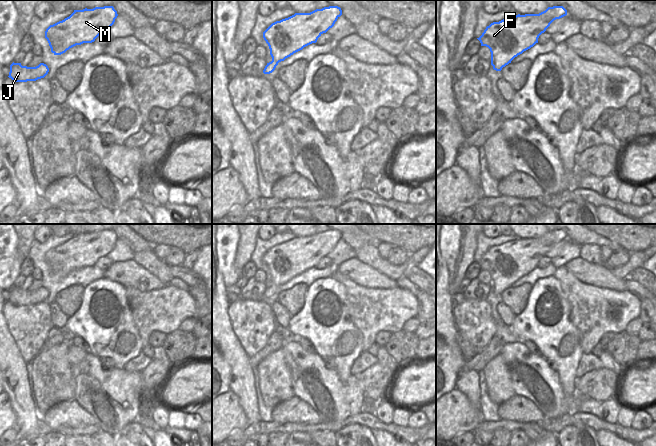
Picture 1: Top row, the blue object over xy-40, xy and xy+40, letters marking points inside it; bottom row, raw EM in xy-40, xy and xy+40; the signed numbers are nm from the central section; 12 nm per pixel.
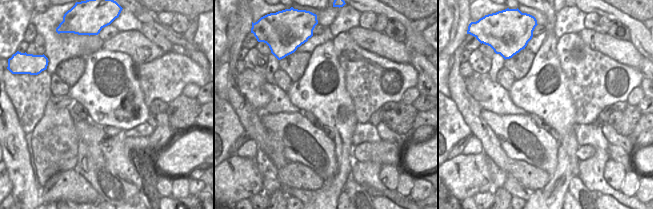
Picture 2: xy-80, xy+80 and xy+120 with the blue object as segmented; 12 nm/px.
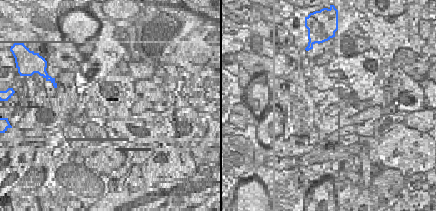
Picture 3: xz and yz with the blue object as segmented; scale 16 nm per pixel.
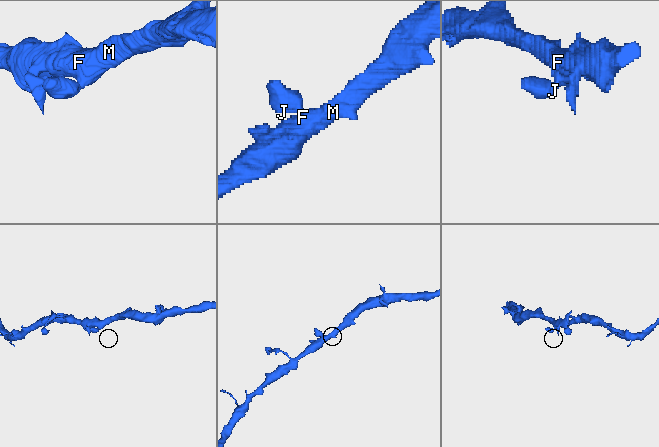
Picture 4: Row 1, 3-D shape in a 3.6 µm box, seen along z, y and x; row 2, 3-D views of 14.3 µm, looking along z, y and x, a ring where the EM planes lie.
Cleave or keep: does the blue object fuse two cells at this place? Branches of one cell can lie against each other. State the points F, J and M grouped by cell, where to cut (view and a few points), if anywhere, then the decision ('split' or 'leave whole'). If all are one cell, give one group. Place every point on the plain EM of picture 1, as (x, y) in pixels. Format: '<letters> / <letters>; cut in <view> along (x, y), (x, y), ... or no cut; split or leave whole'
F J M; no cut; leave whole

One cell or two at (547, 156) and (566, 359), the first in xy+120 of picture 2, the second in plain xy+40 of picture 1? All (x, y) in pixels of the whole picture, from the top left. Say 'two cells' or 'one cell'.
two cells

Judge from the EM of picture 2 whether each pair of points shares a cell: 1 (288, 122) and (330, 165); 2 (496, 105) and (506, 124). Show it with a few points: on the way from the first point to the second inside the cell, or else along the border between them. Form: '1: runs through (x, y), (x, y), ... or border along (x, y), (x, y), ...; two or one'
1: runs through (302, 128), (315, 137), (325, 151); one
2: border along (482, 109), (487, 109), (497, 114), (525, 114); two

